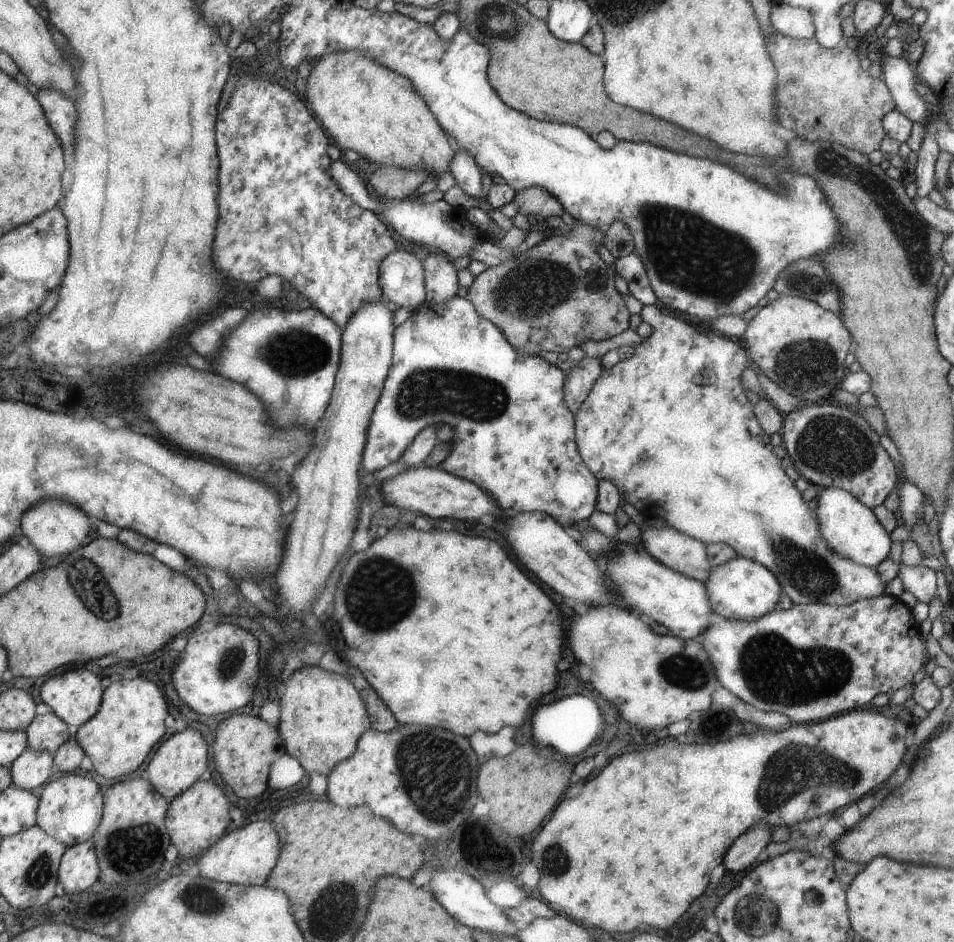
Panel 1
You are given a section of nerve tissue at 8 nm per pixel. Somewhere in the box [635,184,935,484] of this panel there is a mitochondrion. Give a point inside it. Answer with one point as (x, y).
(833, 445)

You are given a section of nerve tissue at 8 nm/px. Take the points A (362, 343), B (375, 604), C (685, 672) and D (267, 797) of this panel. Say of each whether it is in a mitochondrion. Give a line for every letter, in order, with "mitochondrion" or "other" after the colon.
A: other
B: mitochondrion
C: mitochondrion
D: other

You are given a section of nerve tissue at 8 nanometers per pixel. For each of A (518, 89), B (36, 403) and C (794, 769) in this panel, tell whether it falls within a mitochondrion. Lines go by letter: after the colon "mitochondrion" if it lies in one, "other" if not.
A: other
B: other
C: mitochondrion

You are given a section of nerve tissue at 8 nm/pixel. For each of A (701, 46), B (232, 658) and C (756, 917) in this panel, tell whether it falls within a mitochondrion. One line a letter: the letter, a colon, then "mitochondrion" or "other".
A: other
B: mitochondrion
C: mitochondrion

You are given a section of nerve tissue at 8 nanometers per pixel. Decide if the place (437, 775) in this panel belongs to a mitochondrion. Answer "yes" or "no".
yes

